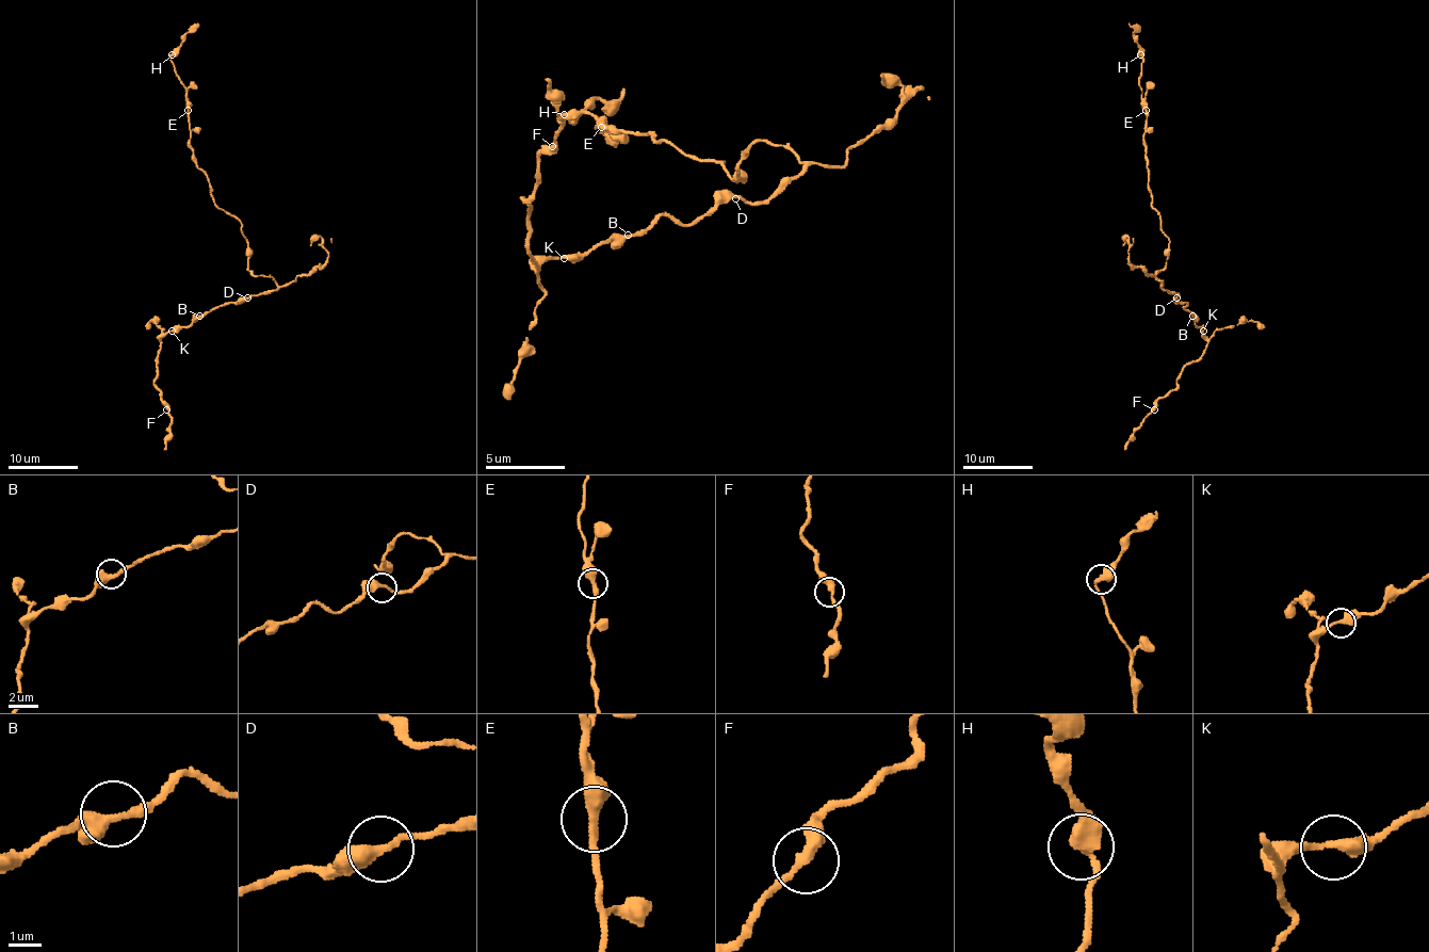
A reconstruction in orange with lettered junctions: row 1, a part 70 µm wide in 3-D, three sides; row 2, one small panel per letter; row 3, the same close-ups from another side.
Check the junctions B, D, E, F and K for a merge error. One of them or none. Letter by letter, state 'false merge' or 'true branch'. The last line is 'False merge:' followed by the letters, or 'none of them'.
B: true branch
D: true branch
E: true branch
F: true branch
K: true branch
False merge: none of them

